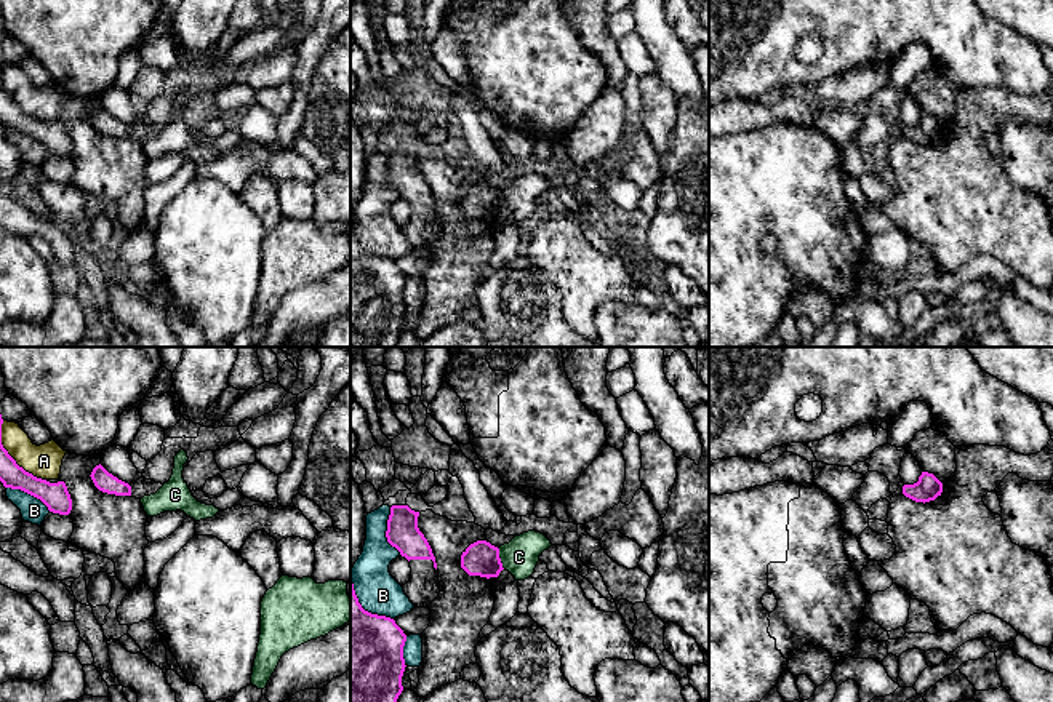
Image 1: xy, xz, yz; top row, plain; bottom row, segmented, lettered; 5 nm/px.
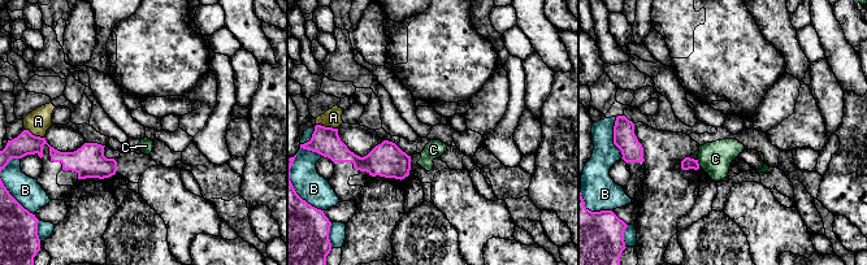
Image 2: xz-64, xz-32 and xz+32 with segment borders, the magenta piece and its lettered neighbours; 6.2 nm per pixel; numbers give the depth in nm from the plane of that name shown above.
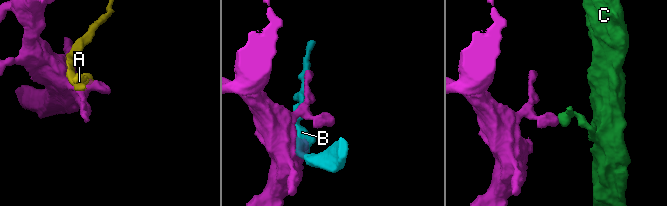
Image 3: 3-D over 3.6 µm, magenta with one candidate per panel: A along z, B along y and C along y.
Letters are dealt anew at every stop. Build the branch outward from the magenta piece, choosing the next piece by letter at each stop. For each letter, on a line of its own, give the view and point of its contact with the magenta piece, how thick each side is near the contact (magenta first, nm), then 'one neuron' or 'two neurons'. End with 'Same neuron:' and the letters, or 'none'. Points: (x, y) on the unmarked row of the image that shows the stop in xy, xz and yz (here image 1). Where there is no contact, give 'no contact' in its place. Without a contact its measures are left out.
A: contact xy (10, 98); calibres 120 and 170 nm; two neurons
B: contact xz (386, 173); calibres 160 and 190 nm; two neurons
C: contact xz (500, 200); calibres 180 and 180 nm; two neurons
Same neuron: none

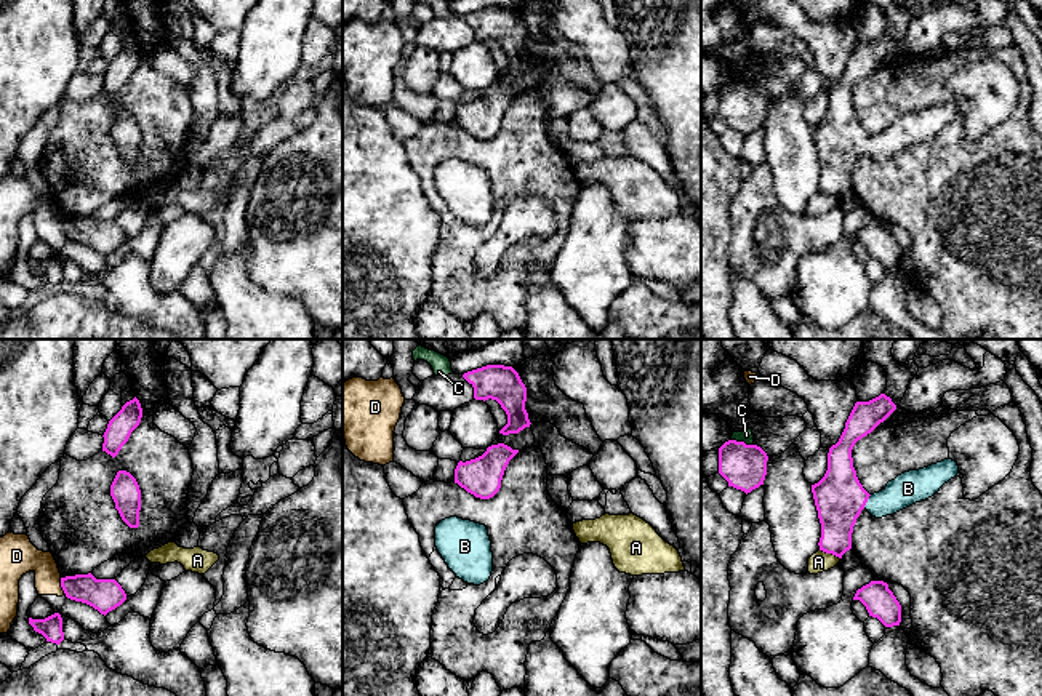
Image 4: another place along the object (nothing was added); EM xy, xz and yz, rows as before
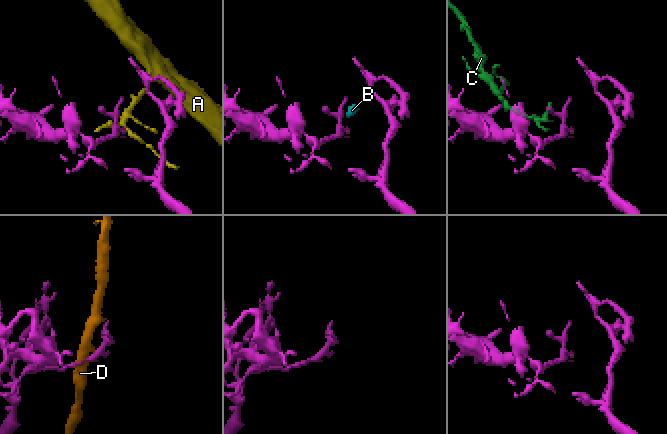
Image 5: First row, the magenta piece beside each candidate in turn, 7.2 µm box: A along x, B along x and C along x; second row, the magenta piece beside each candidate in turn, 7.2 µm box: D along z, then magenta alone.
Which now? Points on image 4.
A: contact yz (829, 194); calibres 220 and 100 nm; two neurons
B: contact yz (866, 143); calibres 260 and 160 nm; one neuron
C: contact yz (743, 84); calibres 220 and 70 nm; two neurons
D: contact xy (61, 228); calibres 160 and 160 nm; two neurons
Same neuron: B

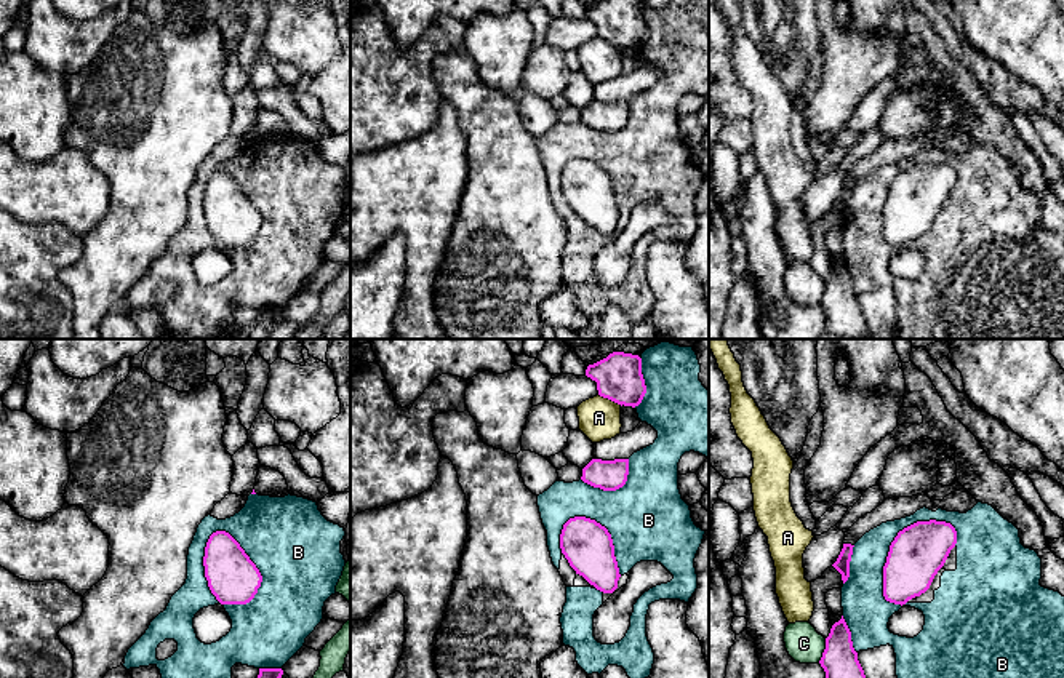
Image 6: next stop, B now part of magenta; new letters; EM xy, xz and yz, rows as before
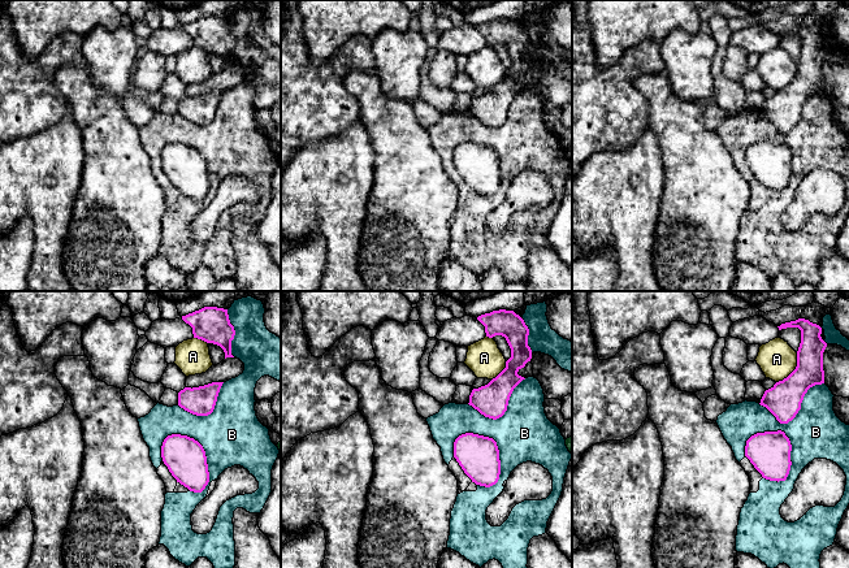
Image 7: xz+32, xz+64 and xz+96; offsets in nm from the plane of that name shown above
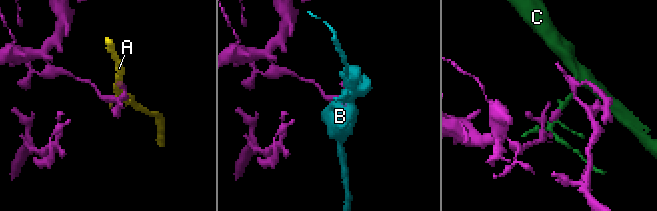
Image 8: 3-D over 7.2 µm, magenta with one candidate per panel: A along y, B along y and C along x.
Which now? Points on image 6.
A: contact xz (610, 40); calibres 220 and 200 nm; two neurons
B: contact xy (253, 205); calibres 260 and 440 nm; two neurons
C: contact yz (824, 293); calibres 190 and 180 nm; two neurons
Same neuron: none

